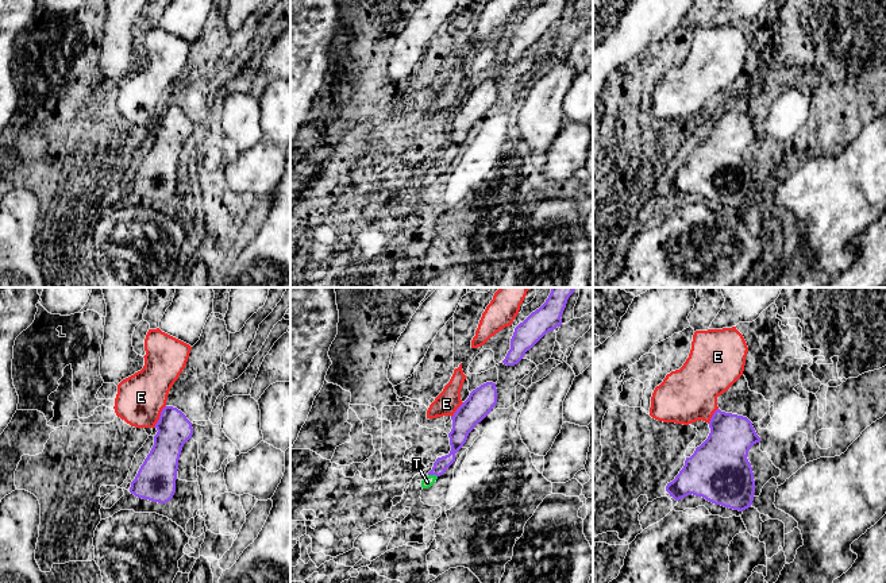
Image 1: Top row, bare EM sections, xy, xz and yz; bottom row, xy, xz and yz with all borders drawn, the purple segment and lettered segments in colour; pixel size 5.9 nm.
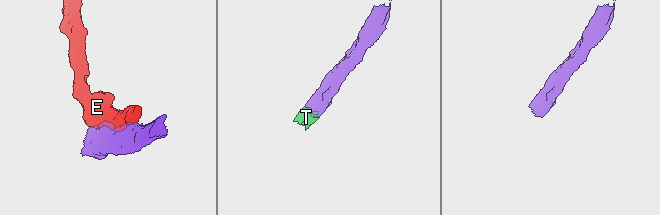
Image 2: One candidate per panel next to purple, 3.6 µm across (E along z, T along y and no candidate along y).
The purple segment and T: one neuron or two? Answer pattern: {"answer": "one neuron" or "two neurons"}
{"answer": "one neuron"}

